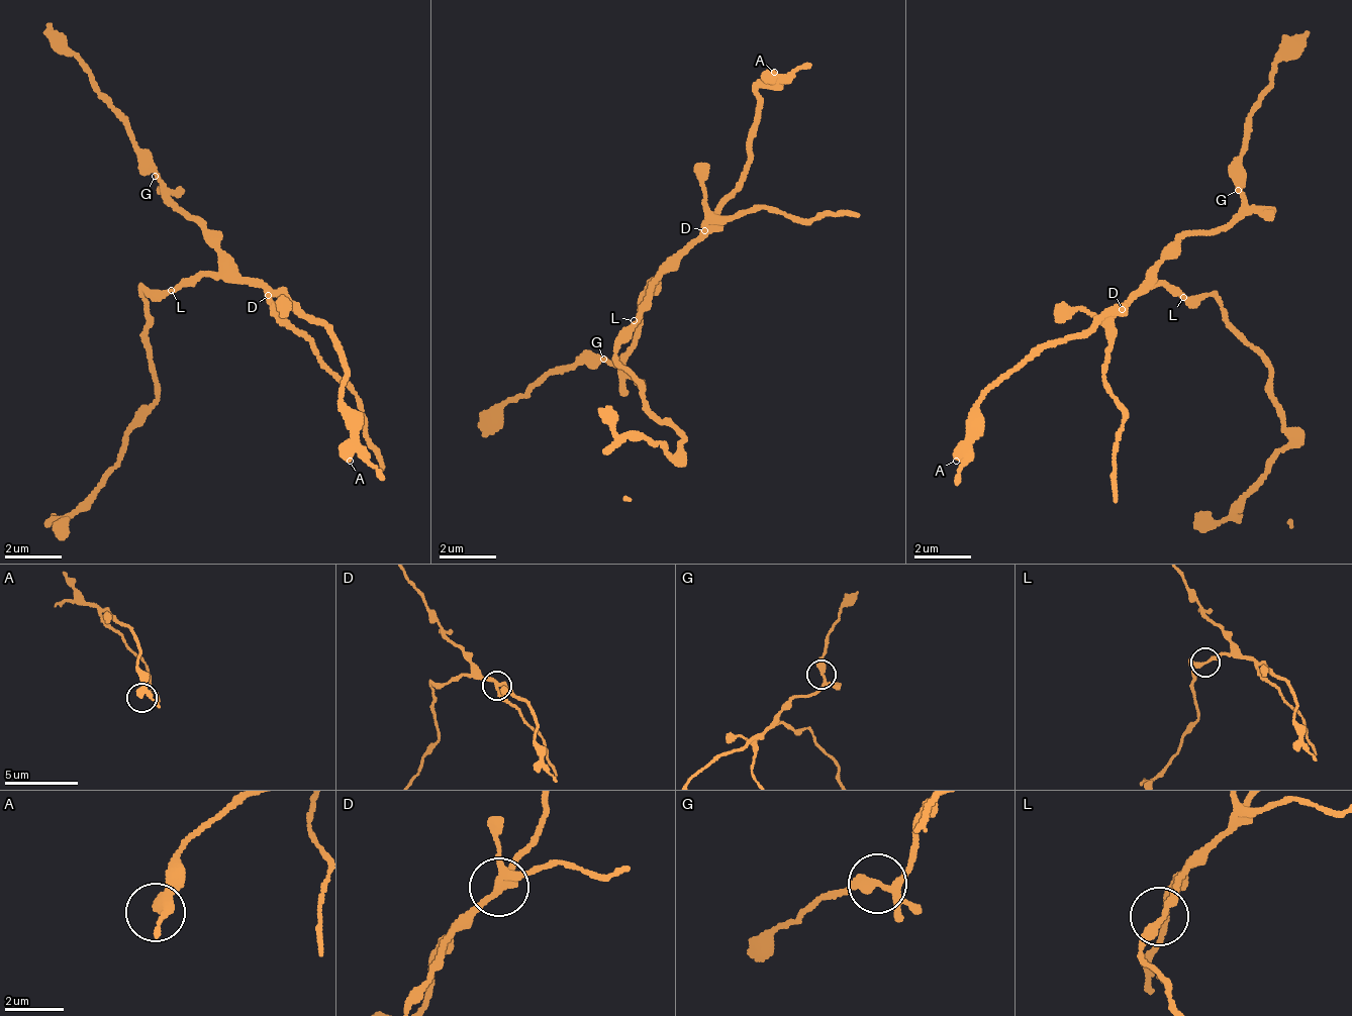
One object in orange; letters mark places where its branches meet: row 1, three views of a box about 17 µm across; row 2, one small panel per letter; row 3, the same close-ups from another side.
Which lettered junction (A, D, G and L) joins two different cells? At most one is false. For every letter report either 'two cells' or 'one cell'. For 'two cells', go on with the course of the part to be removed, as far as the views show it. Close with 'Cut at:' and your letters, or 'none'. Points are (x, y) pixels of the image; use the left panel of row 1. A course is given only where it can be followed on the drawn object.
A: one cell
D: two cells; course (270, 293), (320, 360), (359, 398), (383, 469)
G: one cell
L: one cell
Cut at: D

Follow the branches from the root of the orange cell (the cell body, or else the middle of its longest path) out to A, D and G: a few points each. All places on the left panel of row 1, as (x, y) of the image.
A: (169, 289), (199, 273), (245, 278), (282, 296), (333, 336), (346, 385), (342, 400), (350, 461)
D: (169, 289), (190, 279), (199, 280), (208, 274), (252, 278), (270, 293)
G: (169, 289), (190, 279), (199, 280), (216, 267), (216, 260), (198, 218), (161, 190), (155, 176)

